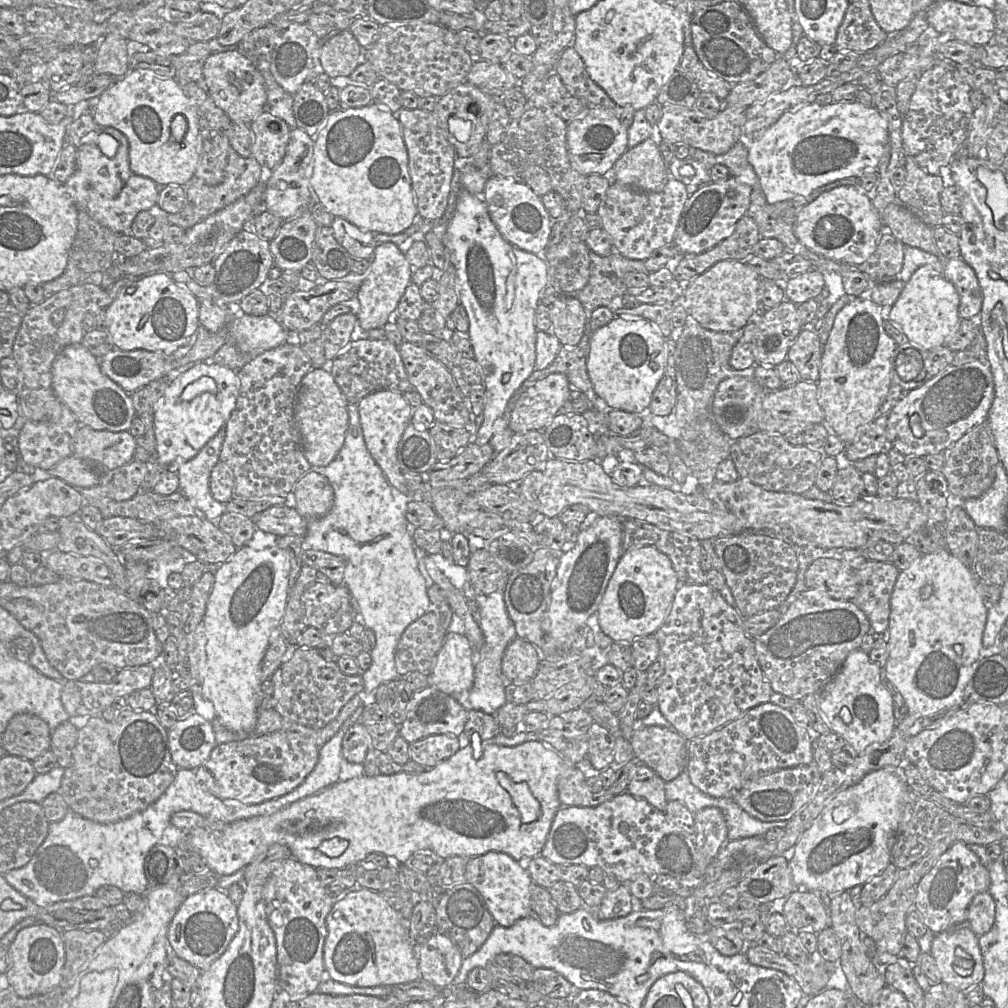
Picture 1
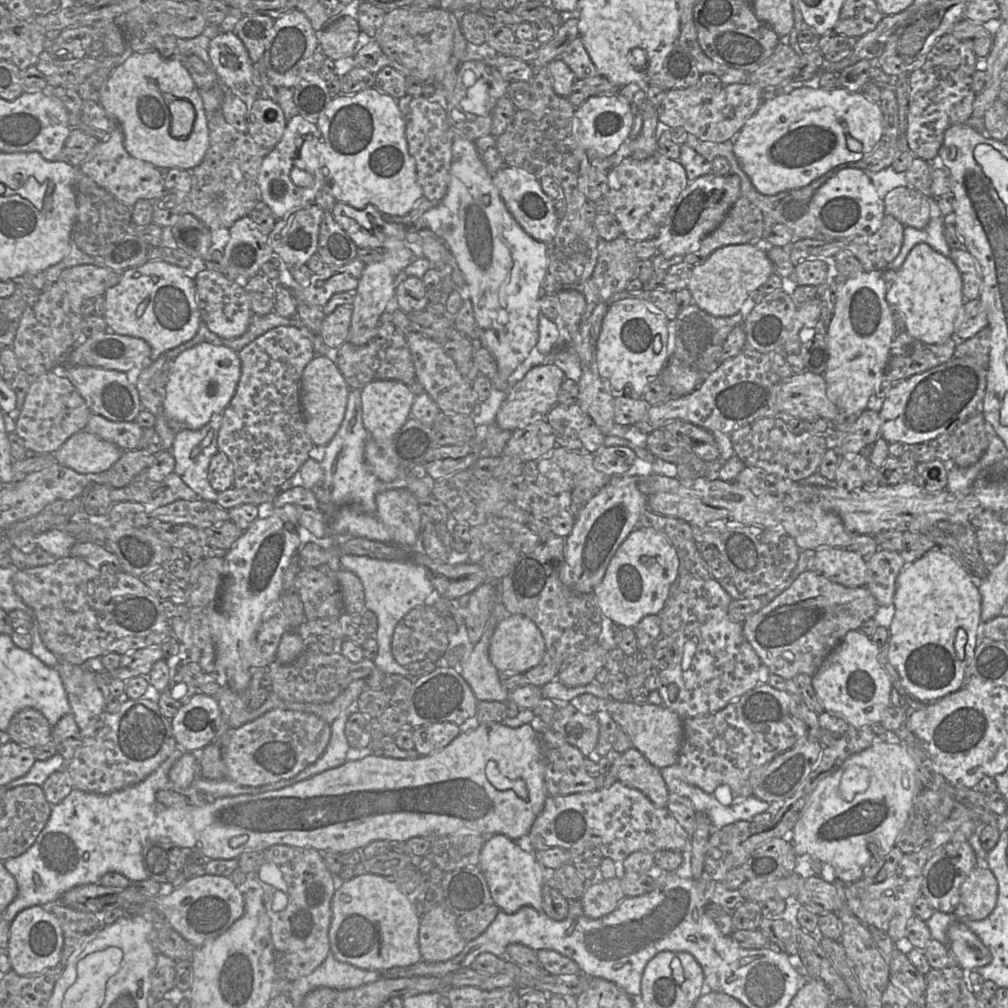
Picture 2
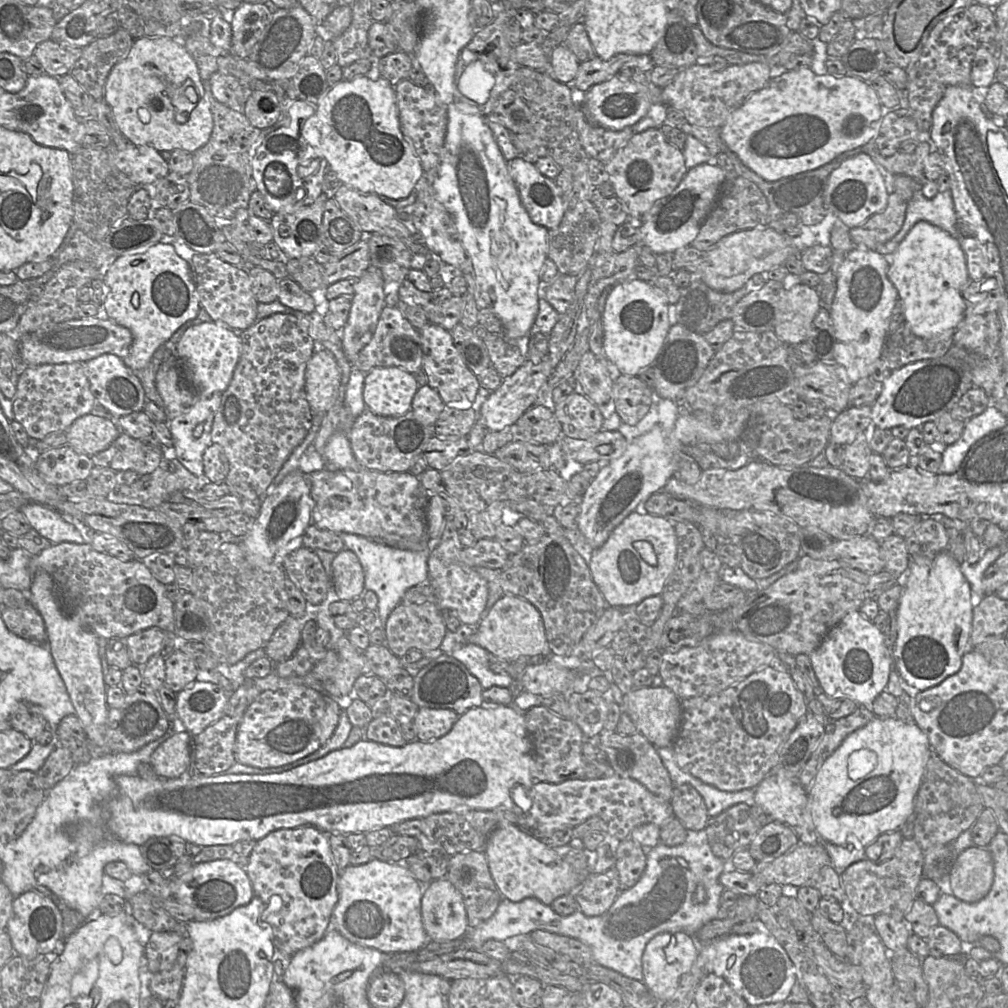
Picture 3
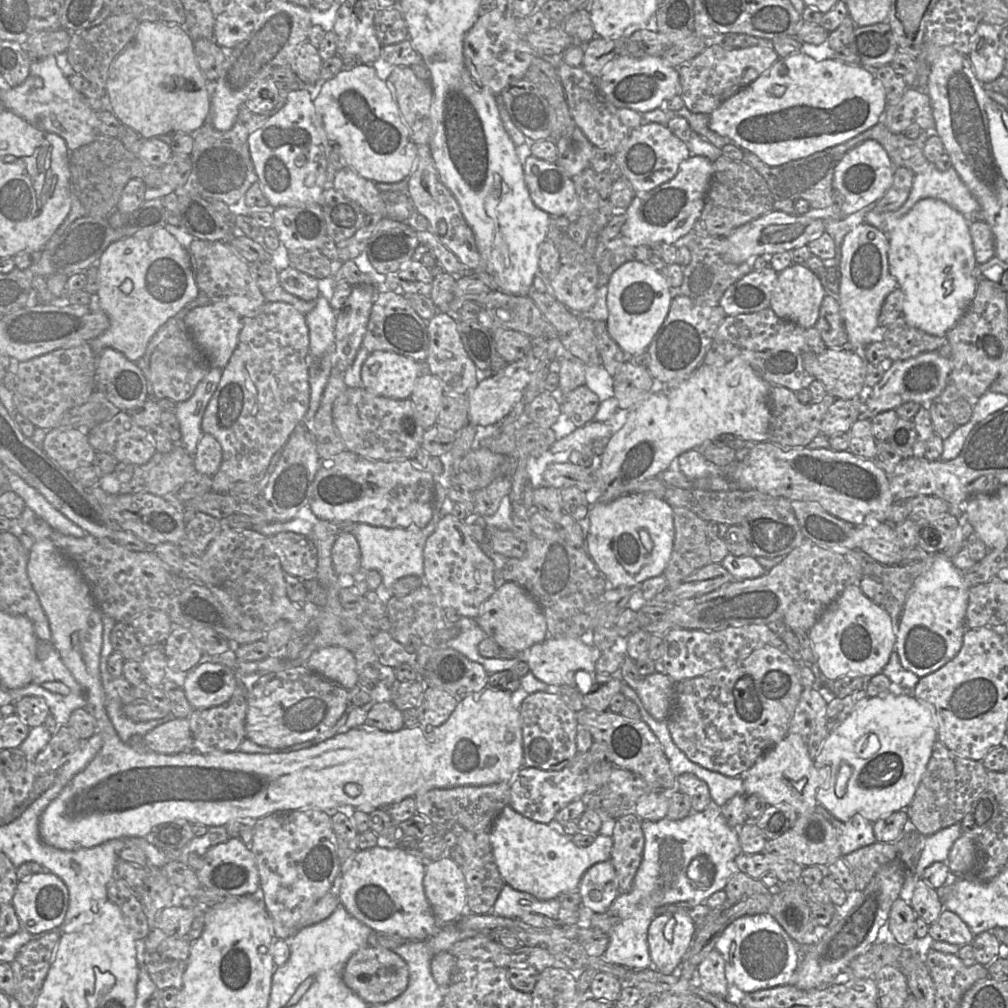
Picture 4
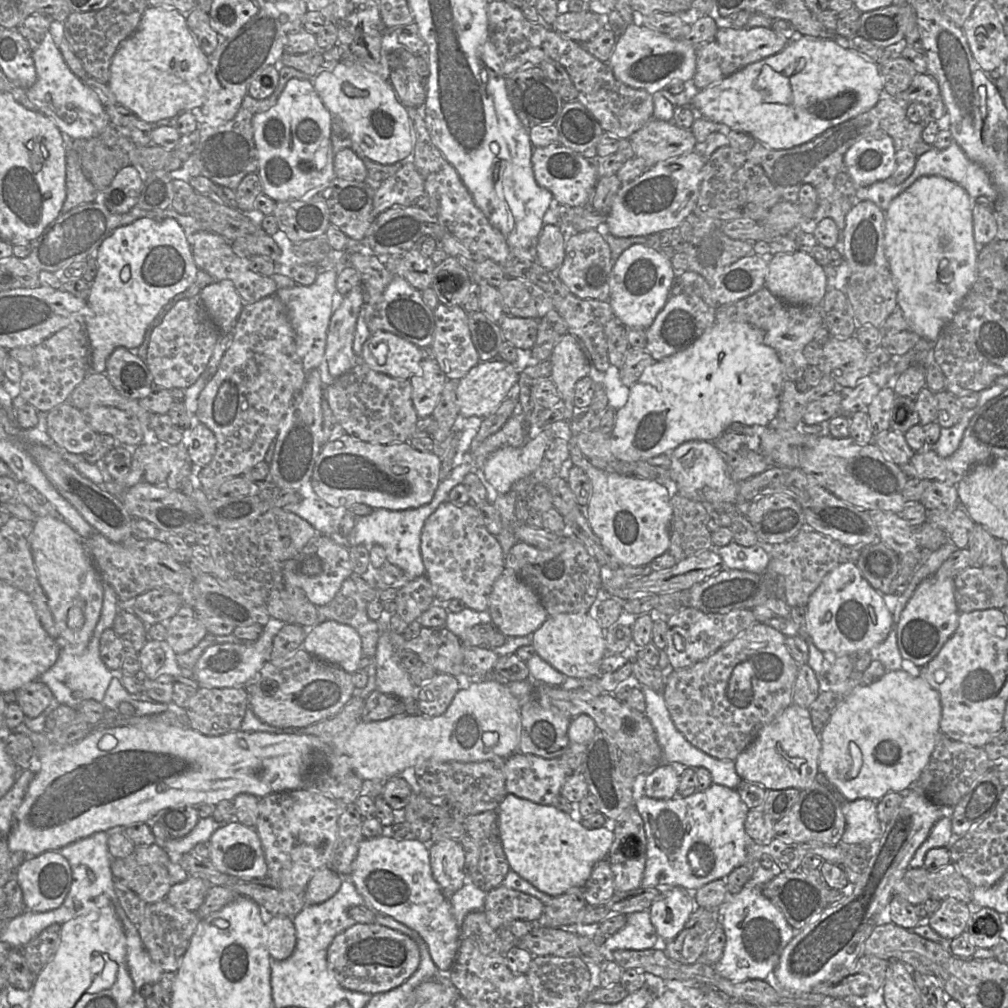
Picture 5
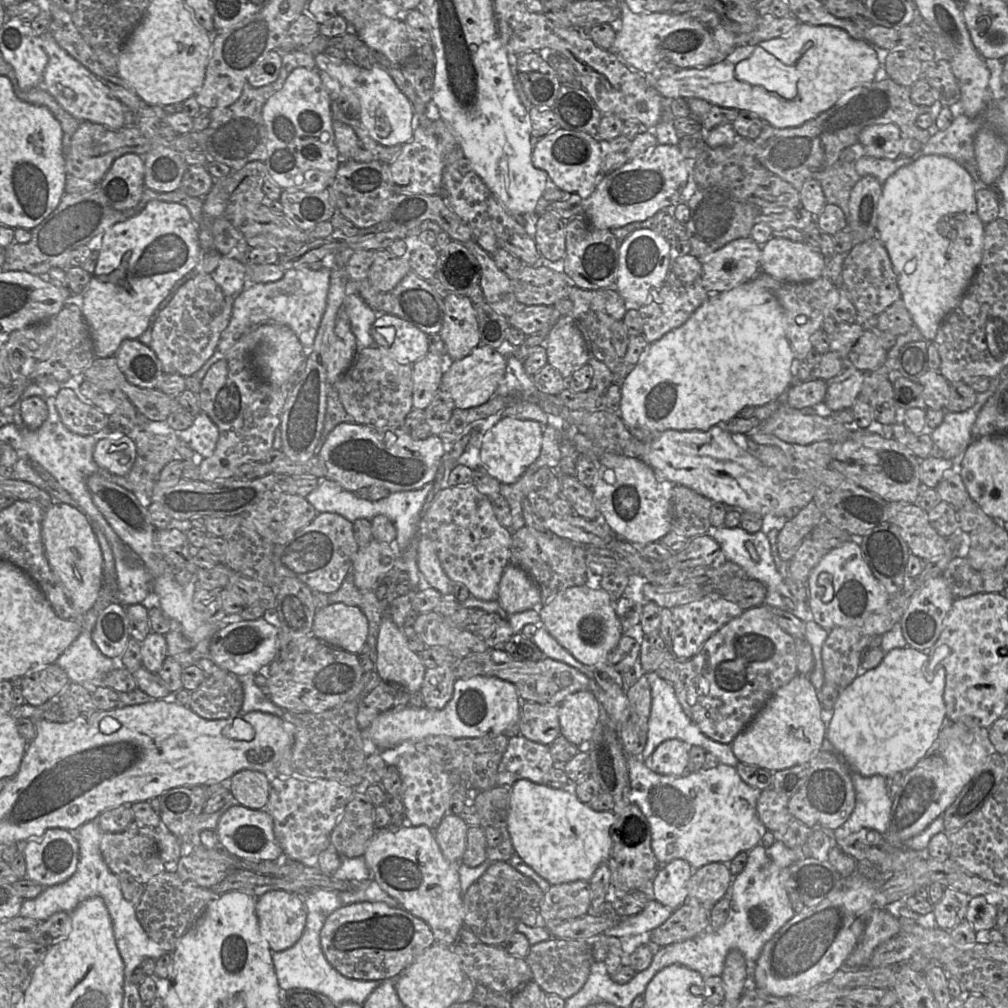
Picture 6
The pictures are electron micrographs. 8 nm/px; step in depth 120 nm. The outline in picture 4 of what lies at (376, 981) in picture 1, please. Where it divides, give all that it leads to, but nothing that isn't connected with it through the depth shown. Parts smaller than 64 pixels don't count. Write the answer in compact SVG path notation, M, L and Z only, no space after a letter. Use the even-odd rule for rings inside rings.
M378 843L369 849L358 849L348 863L347 871L342 873L339 903L374 932L395 935L406 940L425 941L441 927L424 892L425 869L426 866L418 857L402 847L387 848Z

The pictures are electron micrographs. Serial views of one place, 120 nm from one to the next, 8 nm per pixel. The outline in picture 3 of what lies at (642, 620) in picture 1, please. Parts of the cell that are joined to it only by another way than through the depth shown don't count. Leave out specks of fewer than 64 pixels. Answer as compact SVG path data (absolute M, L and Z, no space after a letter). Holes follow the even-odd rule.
M635 510L612 531L600 548L593 550L588 565L607 605L624 610L635 608L649 596L662 595L676 565L677 549L675 523Z

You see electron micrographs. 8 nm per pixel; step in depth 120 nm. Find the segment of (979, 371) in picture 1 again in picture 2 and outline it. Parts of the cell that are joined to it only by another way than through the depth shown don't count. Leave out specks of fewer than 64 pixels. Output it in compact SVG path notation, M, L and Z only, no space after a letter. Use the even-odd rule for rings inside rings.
M971 356L952 357L947 362L897 383L886 395L879 411L880 435L888 443L900 442L905 446L929 443L943 434L953 434L970 416L981 410L986 387L988 366L983 367Z

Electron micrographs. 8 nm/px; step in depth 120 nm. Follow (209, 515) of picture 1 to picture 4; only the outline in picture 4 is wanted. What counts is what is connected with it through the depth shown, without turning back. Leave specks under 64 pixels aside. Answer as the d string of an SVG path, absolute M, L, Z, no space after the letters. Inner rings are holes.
M210 366L193 395L177 403L175 407L175 415L180 425L181 445L192 457L203 434L201 422L204 411L217 389L221 374L220 368Z

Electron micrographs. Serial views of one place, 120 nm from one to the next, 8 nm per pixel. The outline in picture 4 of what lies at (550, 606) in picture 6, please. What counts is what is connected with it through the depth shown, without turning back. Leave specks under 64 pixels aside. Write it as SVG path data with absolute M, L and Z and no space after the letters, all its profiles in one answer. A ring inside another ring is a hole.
M548 636L543 642L534 644L529 649L528 666L533 675L542 682L551 685L576 686L576 675L585 671L597 678L596 661L593 658L594 645L586 643L582 638Z

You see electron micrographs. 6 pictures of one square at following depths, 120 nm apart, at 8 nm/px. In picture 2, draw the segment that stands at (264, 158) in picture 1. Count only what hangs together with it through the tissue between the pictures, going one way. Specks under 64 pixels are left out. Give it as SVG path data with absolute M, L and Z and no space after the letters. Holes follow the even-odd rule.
M264 95L250 101L247 131L254 141L271 151L281 140L287 120L280 106Z

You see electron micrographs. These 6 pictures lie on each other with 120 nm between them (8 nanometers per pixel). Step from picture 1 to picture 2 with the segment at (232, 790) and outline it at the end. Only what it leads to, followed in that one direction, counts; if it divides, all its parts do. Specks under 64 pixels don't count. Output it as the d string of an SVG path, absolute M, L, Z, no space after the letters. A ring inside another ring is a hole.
M281 708L269 710L224 735L220 743L226 778L243 787L261 787L291 779L320 757L330 736L331 725L316 714Z

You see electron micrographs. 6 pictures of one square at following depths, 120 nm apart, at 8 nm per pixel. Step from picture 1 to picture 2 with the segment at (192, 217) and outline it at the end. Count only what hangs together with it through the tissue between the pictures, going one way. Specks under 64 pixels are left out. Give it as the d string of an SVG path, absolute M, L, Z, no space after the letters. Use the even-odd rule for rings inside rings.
M221 110L208 114L209 148L202 162L191 171L191 189L184 198L185 213L190 213L204 223L213 234L213 244L221 237L221 233L227 234L228 229L235 221L250 216L250 212L259 202L258 174L264 157L269 151L258 145L248 132L238 131L229 124Z

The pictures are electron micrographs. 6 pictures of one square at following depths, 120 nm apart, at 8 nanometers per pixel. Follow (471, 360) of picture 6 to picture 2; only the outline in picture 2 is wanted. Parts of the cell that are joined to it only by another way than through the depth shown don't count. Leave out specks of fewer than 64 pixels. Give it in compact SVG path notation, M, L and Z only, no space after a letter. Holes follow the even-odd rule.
M555 363L542 364L531 368L512 388L501 407L495 421L503 430L514 431L529 424L546 419L550 410L558 403L558 391L565 381L564 372Z

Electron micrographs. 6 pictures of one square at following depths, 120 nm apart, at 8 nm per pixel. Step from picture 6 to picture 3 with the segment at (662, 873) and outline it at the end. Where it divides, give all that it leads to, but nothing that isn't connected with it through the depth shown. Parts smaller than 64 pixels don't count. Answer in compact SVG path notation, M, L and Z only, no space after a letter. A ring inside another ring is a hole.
M685 932L661 933L648 942L642 957L643 982L660 1004L668 1002L674 996L681 977L691 970L697 956L697 941Z

